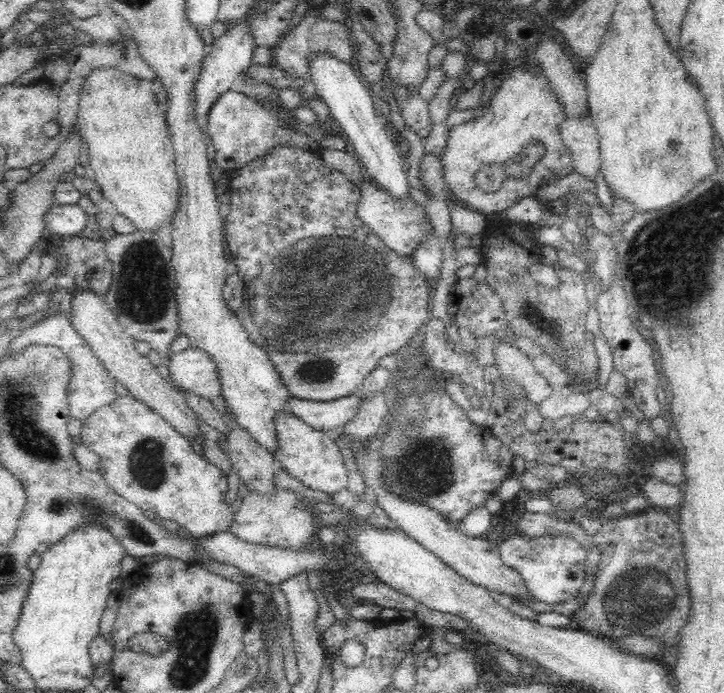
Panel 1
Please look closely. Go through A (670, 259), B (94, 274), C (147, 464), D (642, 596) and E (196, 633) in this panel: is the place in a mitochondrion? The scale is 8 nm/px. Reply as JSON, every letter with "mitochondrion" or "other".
{"A":"mitochondrion","B":"mitochondrion","C":"mitochondrion","D":"mitochondrion","E":"mitochondrion"}

